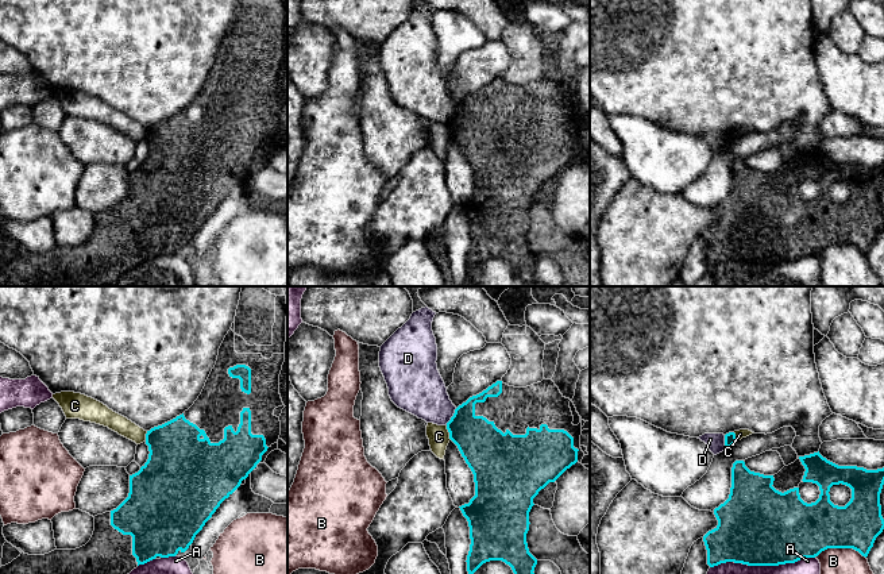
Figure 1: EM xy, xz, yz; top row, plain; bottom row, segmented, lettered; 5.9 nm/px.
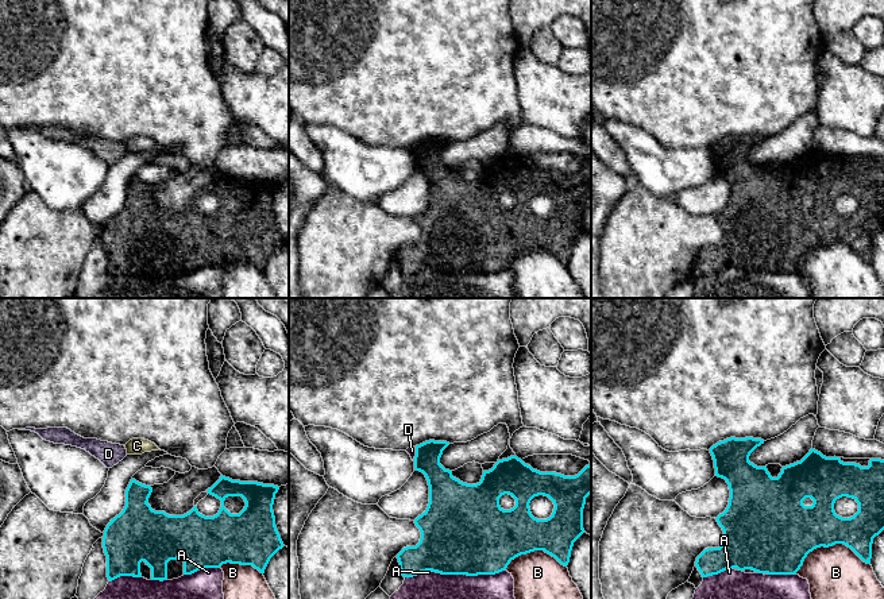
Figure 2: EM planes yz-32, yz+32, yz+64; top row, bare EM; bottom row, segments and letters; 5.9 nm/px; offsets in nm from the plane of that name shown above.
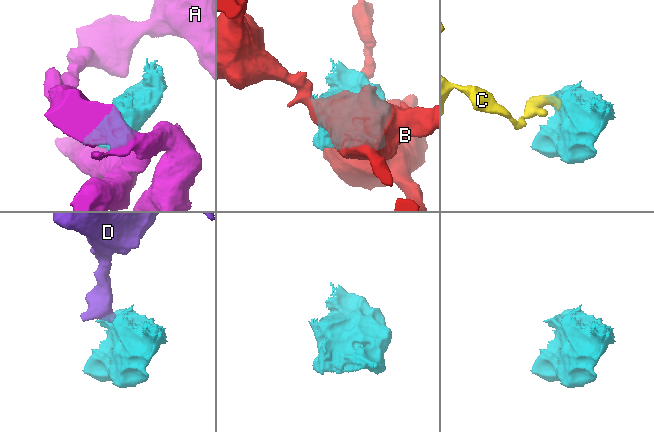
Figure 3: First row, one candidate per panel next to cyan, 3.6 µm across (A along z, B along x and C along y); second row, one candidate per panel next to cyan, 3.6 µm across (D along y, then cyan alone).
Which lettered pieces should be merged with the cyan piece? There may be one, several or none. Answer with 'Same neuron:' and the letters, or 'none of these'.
Same neuron: none of these

